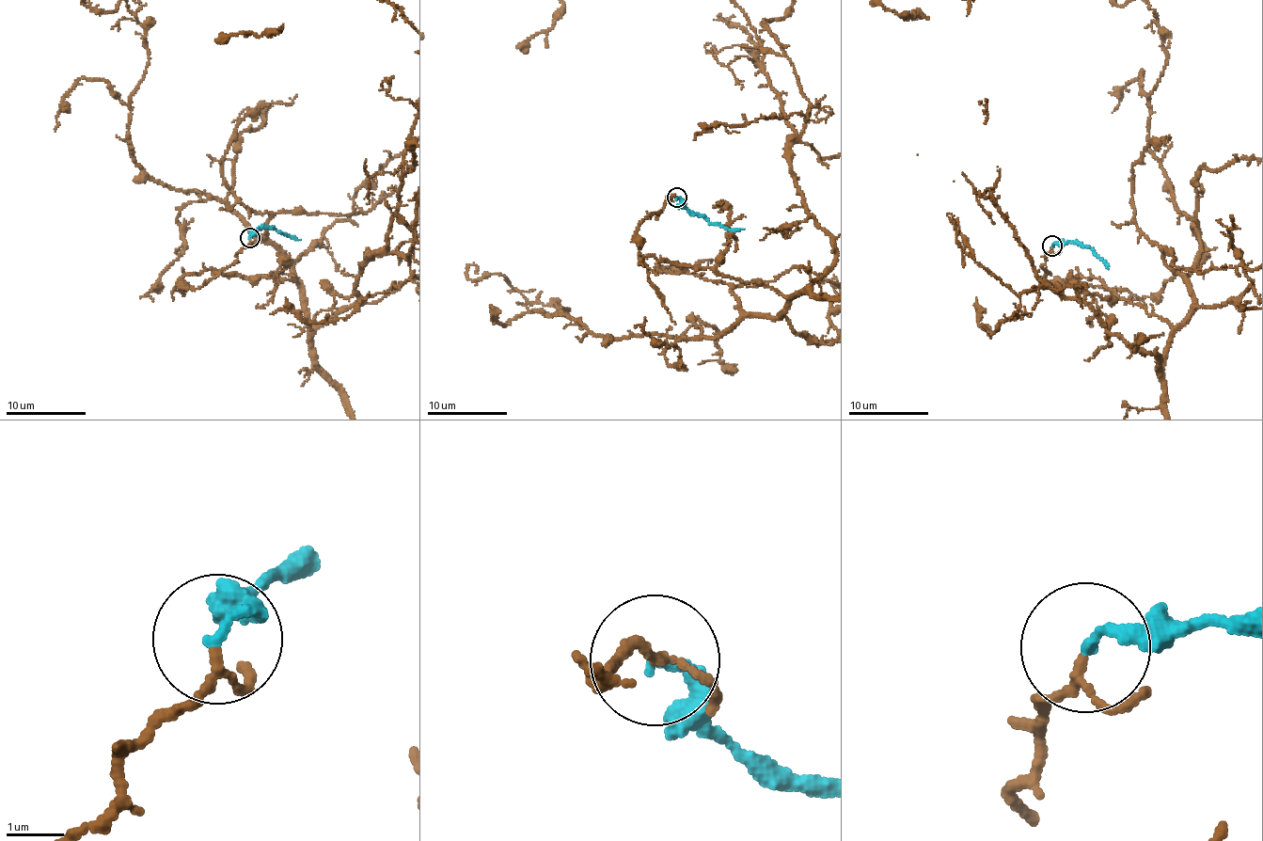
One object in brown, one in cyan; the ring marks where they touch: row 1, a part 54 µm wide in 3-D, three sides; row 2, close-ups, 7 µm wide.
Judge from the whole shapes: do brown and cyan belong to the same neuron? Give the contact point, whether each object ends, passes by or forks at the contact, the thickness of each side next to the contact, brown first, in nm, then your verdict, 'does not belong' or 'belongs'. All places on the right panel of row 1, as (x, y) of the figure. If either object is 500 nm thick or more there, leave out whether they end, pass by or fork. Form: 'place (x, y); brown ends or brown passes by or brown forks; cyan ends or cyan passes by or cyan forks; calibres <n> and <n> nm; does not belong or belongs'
place (1051, 245); brown passes by; cyan ends; calibres 110 and 160 nm; belongs

